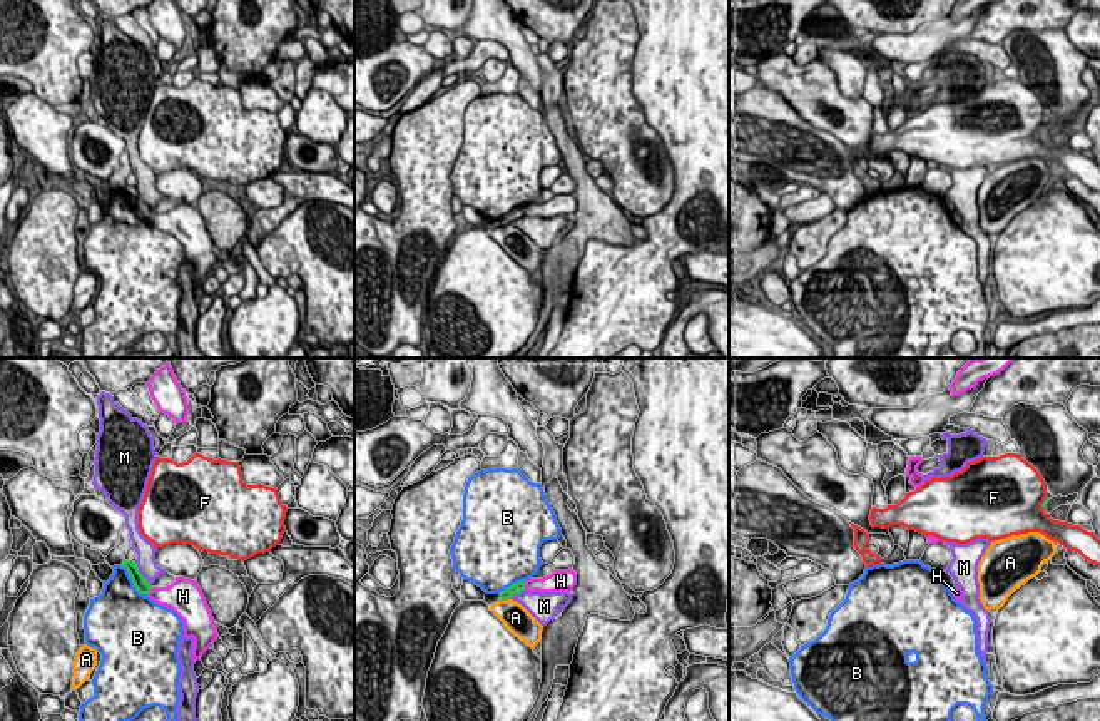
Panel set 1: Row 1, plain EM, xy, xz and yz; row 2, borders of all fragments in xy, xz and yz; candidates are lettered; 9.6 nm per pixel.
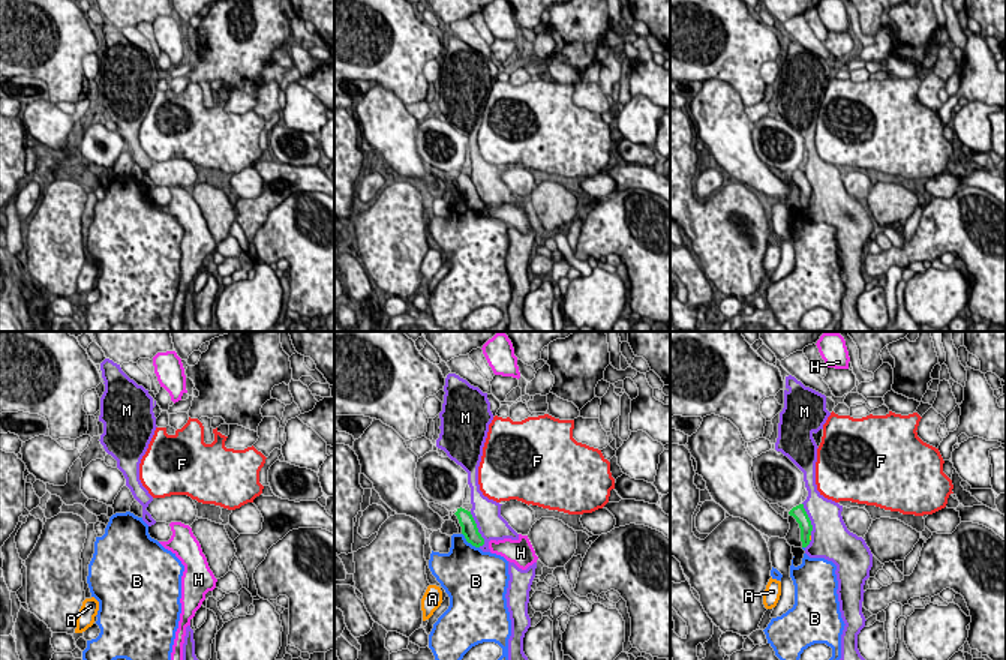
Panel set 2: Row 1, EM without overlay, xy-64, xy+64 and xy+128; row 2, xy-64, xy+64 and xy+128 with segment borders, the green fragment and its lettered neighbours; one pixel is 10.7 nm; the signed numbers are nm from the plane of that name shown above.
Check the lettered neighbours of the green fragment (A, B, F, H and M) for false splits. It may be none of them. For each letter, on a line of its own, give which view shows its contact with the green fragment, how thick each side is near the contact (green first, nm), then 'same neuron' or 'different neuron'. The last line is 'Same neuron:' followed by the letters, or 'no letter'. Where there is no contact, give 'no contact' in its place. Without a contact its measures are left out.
A: contact in xz; calibres 100 and 280 nm; different neuron
B: contact in xy; calibres 140 and 400 nm; different neuron
F: contact in yz; calibres 50 and 500 nm; different neuron
H: contact in xz; calibres 100 and 160 nm; different neuron
M: contact in xy; calibres 140 and 190 nm; different neuron
Same neuron: no letter

